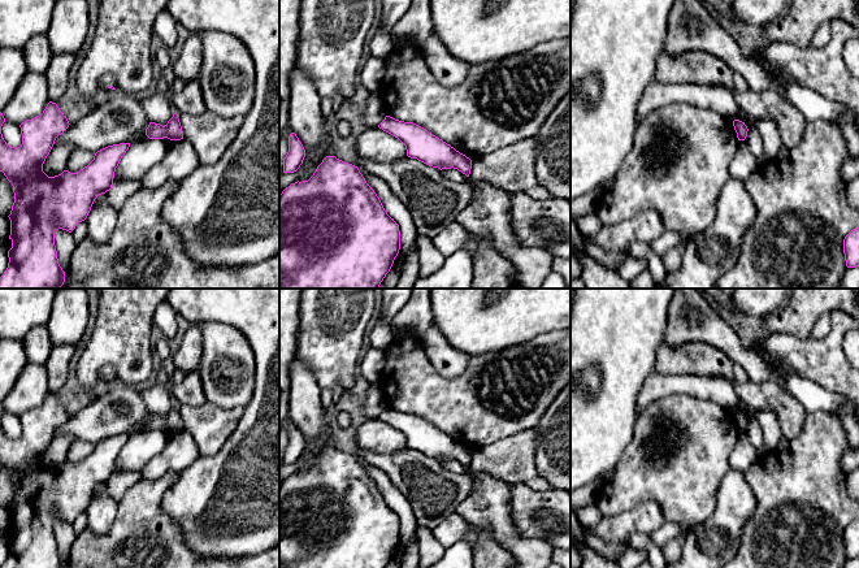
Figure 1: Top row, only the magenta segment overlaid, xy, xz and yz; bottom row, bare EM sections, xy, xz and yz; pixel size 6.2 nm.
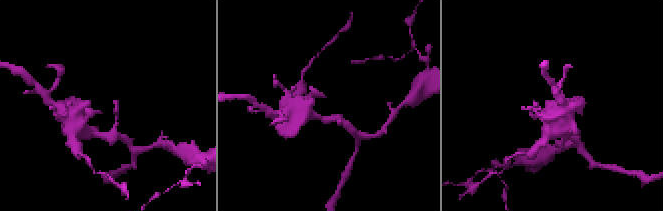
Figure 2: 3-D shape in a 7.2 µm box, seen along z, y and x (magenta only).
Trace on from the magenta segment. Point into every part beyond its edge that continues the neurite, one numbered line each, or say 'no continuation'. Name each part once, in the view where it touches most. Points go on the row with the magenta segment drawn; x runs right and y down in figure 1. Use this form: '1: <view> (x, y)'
no continuation

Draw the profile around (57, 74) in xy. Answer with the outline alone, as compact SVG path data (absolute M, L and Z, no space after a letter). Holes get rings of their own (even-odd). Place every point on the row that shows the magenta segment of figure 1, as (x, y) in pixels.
M53 55L45 71L48 82L48 97L52 103L58 103L66 91L69 75L74 64L74 55Z

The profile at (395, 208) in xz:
M372 174L364 178L379 198L387 214L399 225L400 251L404 255L404 260L407 260L413 250L415 240L418 238L409 209L390 190L386 182Z

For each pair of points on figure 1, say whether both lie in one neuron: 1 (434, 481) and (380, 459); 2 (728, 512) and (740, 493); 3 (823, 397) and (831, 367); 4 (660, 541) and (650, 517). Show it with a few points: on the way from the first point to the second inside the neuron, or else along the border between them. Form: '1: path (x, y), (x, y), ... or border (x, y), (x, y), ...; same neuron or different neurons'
1: path (421, 478), (408, 469), (393, 464); same neuron
2: path (733, 507), (736, 498); same neuron
3: border (798, 374), (845, 398); different neurons
4: border (666, 521), (650, 534); different neurons

